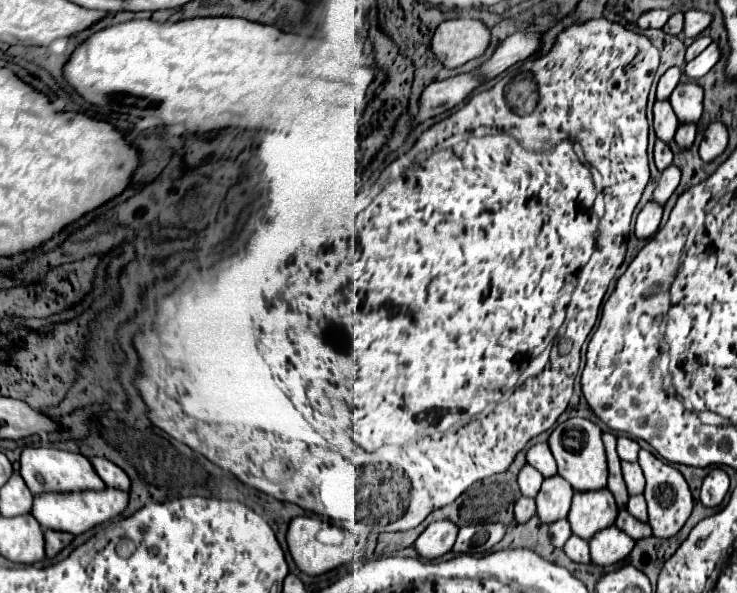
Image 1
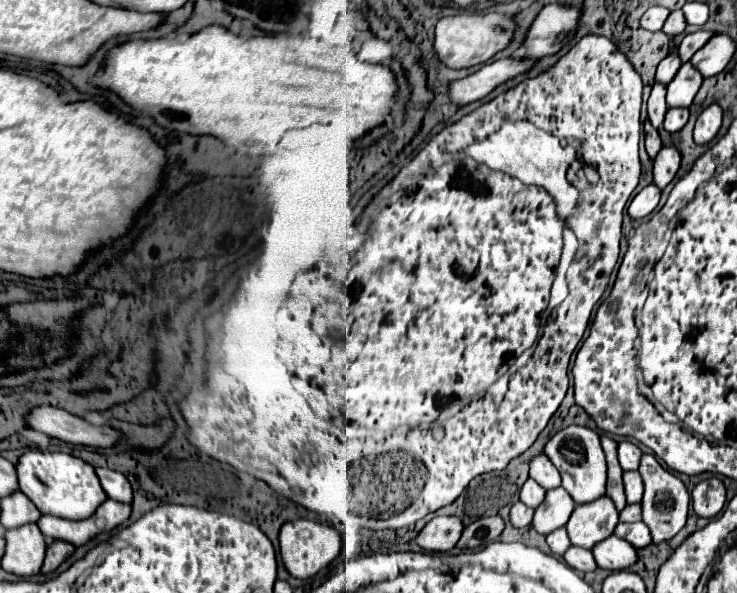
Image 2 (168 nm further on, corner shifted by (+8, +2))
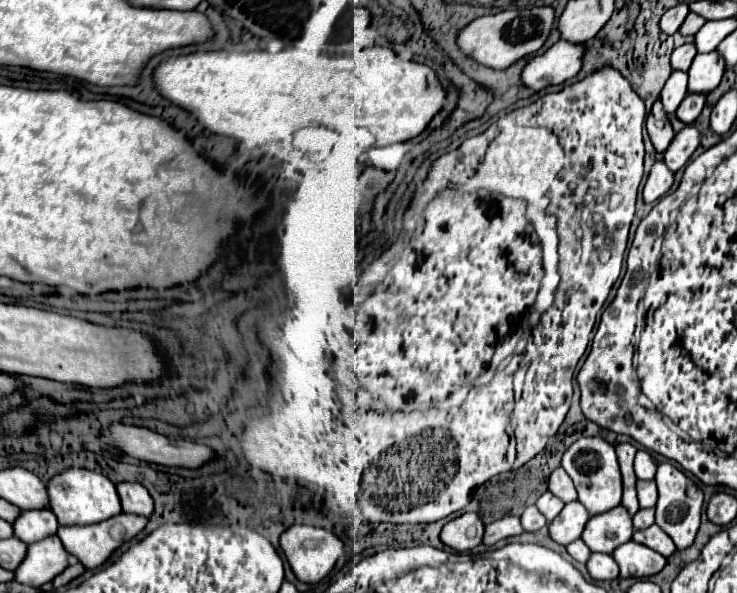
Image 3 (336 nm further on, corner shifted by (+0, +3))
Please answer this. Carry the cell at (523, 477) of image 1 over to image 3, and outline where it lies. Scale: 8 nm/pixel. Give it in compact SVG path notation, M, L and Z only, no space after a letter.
M546 491L546 493L542 493L542 495L538 497L536 507L538 507L538 511L542 511L542 515L546 515L548 521L552 521L552 519L562 511L564 503L562 503L560 499L556 499L556 495L552 495L550 491Z

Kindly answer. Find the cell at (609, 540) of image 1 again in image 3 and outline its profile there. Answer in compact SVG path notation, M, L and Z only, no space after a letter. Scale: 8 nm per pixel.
M634 541L616 547L612 557L618 563L622 577L648 577L666 565L666 557Z

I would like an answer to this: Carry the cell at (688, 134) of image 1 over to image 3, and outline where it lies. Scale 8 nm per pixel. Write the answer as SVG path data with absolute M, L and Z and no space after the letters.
M686 95L684 101L680 103L680 107L676 109L676 117L686 125L694 123L704 107L704 99L706 99L704 95Z

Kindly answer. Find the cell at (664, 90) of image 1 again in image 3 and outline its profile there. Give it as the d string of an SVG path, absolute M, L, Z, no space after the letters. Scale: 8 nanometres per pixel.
M688 43L688 45L682 45L682 47L674 49L674 53L672 53L672 57L670 57L672 69L674 69L674 71L688 71L694 55L696 55L694 43Z

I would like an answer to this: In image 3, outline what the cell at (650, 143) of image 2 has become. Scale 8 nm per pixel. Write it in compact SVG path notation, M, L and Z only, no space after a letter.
M656 101L652 105L652 111L650 111L648 121L646 121L646 129L650 133L650 139L652 139L654 149L658 153L664 153L666 147L670 145L672 137L674 137L674 131L672 131L672 125L670 125L668 117L662 111L662 103L660 101Z

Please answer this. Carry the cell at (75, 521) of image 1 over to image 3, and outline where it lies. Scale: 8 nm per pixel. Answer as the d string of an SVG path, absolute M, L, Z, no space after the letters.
M118 513L106 521L94 523L94 525L72 525L72 527L58 527L58 537L66 551L70 551L86 569L94 569L102 565L114 549L118 549L126 539L132 539L146 527L146 517L144 515L132 515L132 513Z

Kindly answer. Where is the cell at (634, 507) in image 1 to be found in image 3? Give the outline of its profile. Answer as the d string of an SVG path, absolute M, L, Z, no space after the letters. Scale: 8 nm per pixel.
M640 509L632 519L634 519L634 529L646 529L654 523L654 509Z

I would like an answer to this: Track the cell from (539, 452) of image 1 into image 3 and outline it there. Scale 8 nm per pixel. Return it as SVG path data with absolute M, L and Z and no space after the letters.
M556 467L550 477L548 477L548 489L560 497L564 503L570 503L576 499L576 489L574 489L574 483L572 479L568 477L568 473L562 469L562 467Z

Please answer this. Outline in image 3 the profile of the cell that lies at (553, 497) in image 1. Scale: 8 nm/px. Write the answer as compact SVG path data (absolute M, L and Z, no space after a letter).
M578 501L566 503L560 515L548 523L550 537L560 545L568 545L572 539L580 539L580 531L584 529L588 517L590 513Z

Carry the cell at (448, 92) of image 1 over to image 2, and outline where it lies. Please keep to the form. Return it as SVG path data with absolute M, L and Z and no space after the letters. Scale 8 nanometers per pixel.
M512 56L506 60L496 60L492 64L482 66L476 74L450 84L450 98L458 104L470 104L474 100L482 100L490 92L494 92L500 84L520 74L526 74L532 68L534 68L534 62L528 58Z

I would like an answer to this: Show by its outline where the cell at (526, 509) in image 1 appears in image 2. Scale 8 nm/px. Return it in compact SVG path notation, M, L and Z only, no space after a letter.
M516 502L510 510L510 522L514 528L526 528L532 524L532 518L534 518L534 510L524 506L522 502Z

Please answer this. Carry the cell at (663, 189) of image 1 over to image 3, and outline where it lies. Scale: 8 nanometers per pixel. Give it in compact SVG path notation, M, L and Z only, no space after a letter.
M688 125L686 129L682 129L670 143L670 147L664 153L664 163L670 171L678 171L680 167L684 167L690 159L690 155L696 151L696 147L700 145L700 133Z

